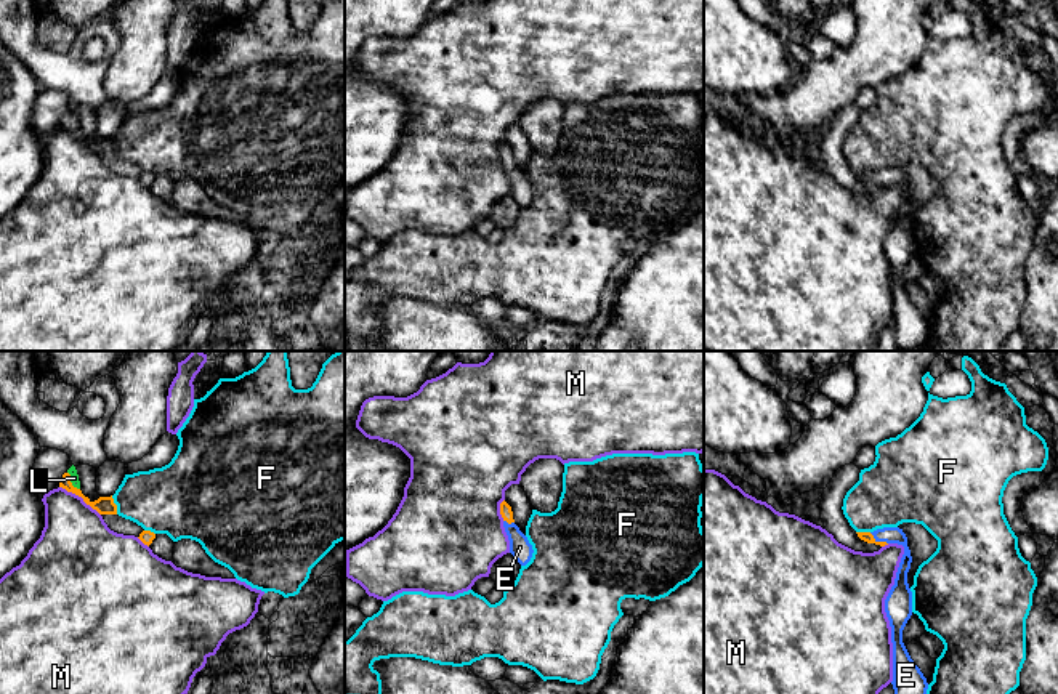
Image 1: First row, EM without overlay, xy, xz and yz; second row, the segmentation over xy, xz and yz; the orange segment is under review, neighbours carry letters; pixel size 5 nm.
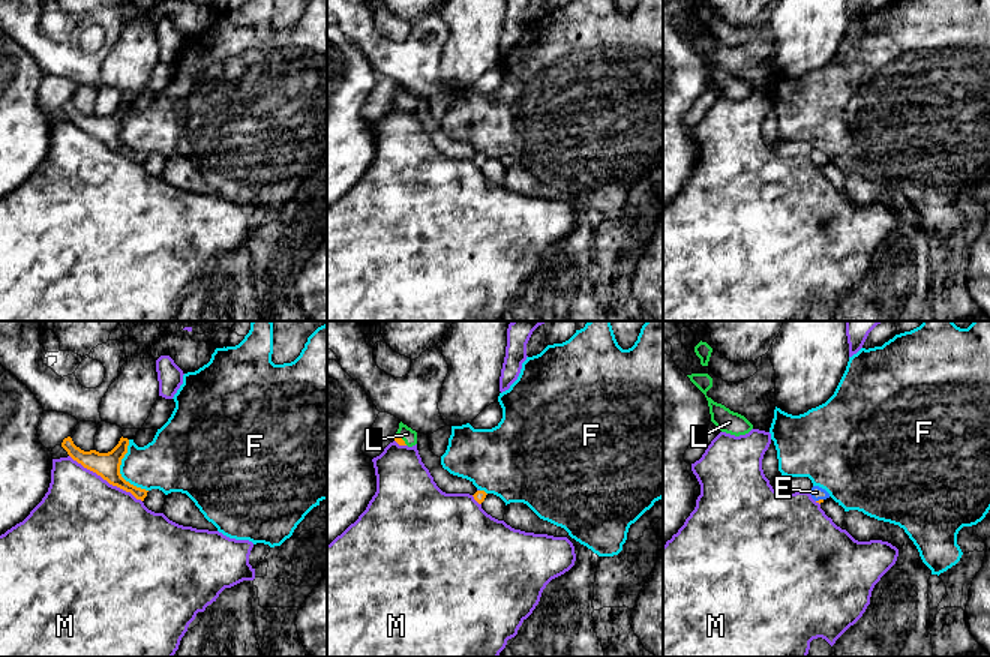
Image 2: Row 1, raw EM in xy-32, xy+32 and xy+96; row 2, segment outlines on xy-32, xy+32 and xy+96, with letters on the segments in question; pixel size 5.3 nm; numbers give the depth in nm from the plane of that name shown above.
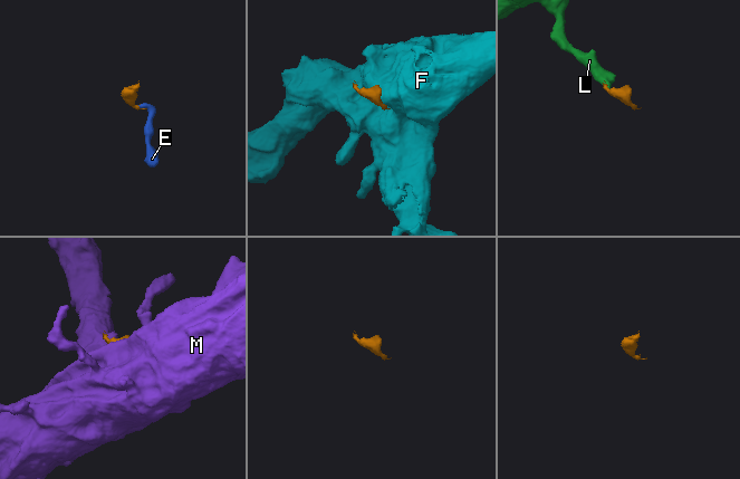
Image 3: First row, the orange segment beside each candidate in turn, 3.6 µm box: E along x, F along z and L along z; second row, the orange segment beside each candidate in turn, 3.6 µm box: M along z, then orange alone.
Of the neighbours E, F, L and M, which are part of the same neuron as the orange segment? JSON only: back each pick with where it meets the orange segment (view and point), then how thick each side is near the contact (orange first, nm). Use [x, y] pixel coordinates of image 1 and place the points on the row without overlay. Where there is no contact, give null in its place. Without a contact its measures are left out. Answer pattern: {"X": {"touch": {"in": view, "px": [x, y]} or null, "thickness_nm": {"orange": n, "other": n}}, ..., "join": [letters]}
{"E": {"touch": {"in": "yz", "px": [879, 183]}, "thickness_nm": {"orange": 50, "other": 80}}, "L": {"touch": {"in": "xy", "px": [69, 122]}, "thickness_nm": {"orange": 100, "other": 50}}, "join": ["E", "L"]}

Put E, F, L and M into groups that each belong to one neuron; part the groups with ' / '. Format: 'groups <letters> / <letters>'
groups E L / F / M

